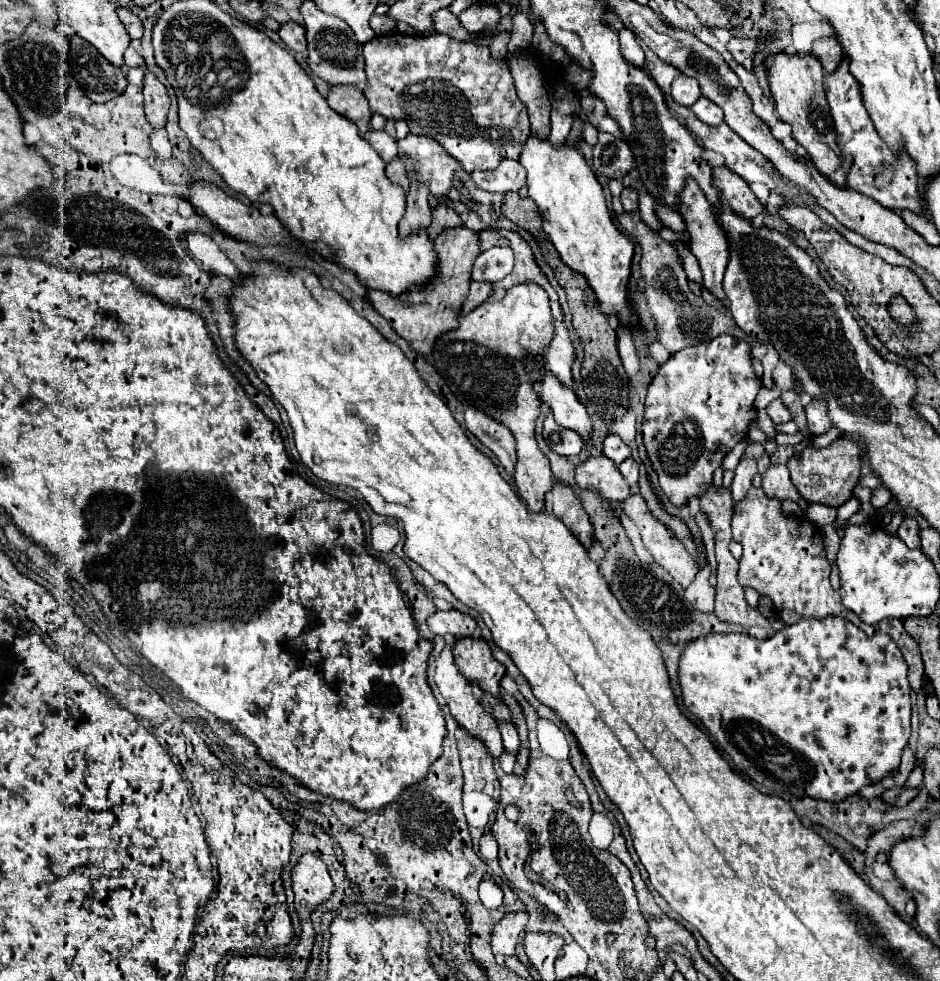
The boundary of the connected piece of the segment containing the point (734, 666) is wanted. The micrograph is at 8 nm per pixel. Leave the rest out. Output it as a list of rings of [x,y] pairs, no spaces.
[[[826,616],[820,620],[800,620],[798,624],[786,626],[776,632],[772,638],[756,640],[748,634],[714,634],[706,638],[698,638],[690,642],[680,658],[680,686],[686,708],[698,716],[708,732],[718,738],[718,746],[732,758],[734,766],[752,778],[754,782],[774,790],[776,794],[790,794],[790,796],[808,796],[814,800],[826,802],[840,802],[864,786],[880,782],[884,776],[894,772],[900,766],[900,756],[904,746],[910,738],[910,684],[906,678],[906,662],[902,652],[898,650],[896,642],[882,632],[874,636],[866,636],[860,628],[850,624],[840,616]]]

